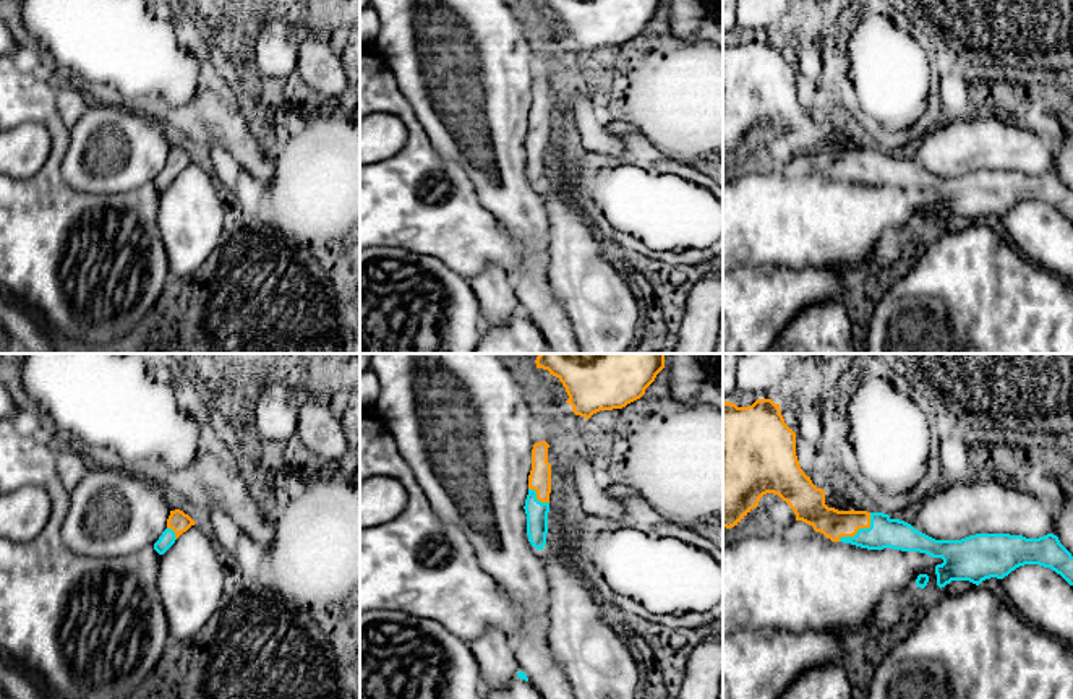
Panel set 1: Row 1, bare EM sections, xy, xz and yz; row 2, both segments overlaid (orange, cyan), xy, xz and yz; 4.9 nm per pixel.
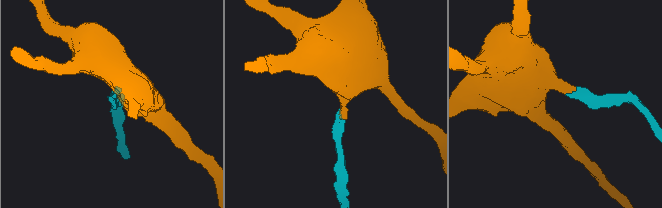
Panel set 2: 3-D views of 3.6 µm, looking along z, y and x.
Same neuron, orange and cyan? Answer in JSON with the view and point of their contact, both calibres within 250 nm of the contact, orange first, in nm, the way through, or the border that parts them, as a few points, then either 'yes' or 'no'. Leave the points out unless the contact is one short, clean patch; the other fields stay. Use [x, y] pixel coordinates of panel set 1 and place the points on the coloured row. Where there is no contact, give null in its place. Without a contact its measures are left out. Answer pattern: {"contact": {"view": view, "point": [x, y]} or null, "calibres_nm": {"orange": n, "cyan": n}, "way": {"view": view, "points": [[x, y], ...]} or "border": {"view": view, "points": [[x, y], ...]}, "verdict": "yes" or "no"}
{"contact": {"view": "yz", "point": [859, 527]}, "calibres_nm": {"orange": 150, "cyan": 160}, "way": {"view": "yz", "points": [[833, 524], [859, 527], [884, 532]]}, "verdict": "yes"}

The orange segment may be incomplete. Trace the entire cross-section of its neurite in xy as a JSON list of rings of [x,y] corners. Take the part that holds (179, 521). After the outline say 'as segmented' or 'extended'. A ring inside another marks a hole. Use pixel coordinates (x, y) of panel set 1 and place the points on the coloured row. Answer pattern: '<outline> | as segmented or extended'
[[[180,509],[170,511],[170,516],[167,519],[167,529],[154,543],[154,550],[159,555],[164,555],[175,543],[175,540],[195,524],[196,522],[183,511]]] | extended

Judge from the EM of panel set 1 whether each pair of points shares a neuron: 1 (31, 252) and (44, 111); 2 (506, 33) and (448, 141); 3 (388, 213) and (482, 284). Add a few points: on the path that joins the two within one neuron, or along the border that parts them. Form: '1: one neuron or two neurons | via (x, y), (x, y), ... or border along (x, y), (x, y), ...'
1: one neuron | via (42, 216), (57, 146)
2: one neuron | via (478, 60), (470, 68), (470, 106), (462, 114)
3: two neurons | border along (509, 274), (501, 268), (488, 266), (469, 281)

